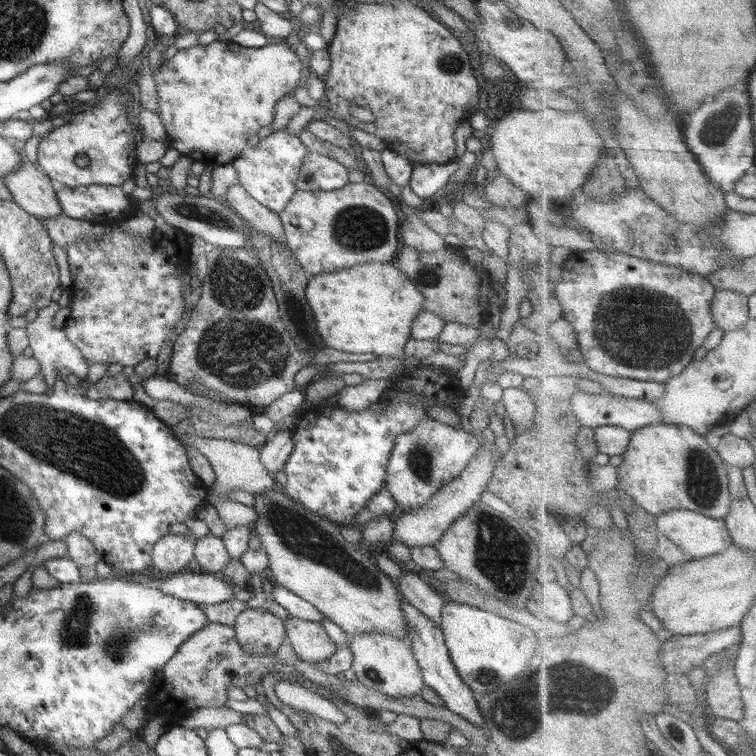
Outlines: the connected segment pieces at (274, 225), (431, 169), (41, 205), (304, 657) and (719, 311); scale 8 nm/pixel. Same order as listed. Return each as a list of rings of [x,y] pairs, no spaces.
[[[236,182],[226,192],[224,202],[228,207],[236,211],[245,222],[253,229],[274,238],[276,242],[286,245],[284,227],[282,226],[279,213],[270,211],[266,206],[257,202],[248,192]]]
[[[450,162],[446,164],[420,164],[413,165],[409,180],[410,188],[421,199],[433,198],[438,193],[443,193],[444,188],[450,182],[450,176],[460,169],[462,164]]]
[[[27,158],[2,182],[10,190],[13,202],[36,218],[54,218],[62,214],[57,184]]]
[[[290,616],[284,625],[287,640],[301,661],[318,664],[336,652],[336,643],[328,637],[321,624]]]
[[[719,289],[713,308],[716,324],[725,332],[744,328],[750,318],[750,296],[730,289]]]

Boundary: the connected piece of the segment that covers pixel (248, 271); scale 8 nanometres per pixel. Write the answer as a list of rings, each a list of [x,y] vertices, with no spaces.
[[[214,248],[207,255],[207,272],[203,278],[201,295],[186,322],[186,328],[173,343],[173,352],[166,377],[176,384],[190,390],[192,382],[201,384],[206,390],[219,392],[224,398],[230,398],[250,409],[263,405],[266,408],[280,396],[294,390],[296,373],[304,367],[315,364],[327,366],[333,362],[348,362],[350,354],[332,348],[306,352],[300,350],[292,340],[280,318],[278,301],[272,290],[270,277],[266,275],[260,259],[250,249]]]

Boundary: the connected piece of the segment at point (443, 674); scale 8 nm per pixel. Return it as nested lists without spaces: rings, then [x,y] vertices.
[[[404,601],[403,612],[408,622],[408,640],[415,656],[416,662],[421,668],[423,680],[425,685],[434,690],[442,700],[444,706],[452,712],[456,712],[458,716],[464,717],[464,720],[476,724],[478,728],[483,728],[486,721],[484,715],[478,706],[478,697],[476,694],[464,683],[464,680],[458,675],[452,659],[450,659],[450,651],[446,646],[443,632],[436,624],[432,623],[422,612],[419,612],[414,606],[411,606],[407,601]]]

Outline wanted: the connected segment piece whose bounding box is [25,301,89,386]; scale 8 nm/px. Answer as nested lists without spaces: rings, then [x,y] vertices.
[[[56,301],[50,303],[46,308],[38,310],[37,317],[30,321],[25,330],[29,340],[30,350],[32,350],[32,358],[38,360],[40,364],[40,373],[46,378],[46,384],[52,386],[56,382],[56,372],[60,372],[62,368],[66,368],[70,374],[78,376],[78,378],[86,378],[88,374],[88,363],[82,355],[82,351],[78,350],[74,343],[65,336],[63,328],[55,328],[53,319],[56,311],[60,309],[60,306]]]

